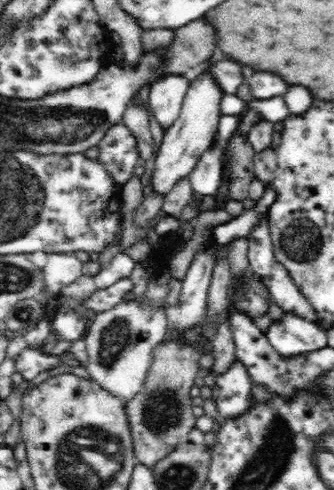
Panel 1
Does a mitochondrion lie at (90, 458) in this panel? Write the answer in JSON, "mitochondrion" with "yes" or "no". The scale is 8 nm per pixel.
{"mitochondrion":"yes"}

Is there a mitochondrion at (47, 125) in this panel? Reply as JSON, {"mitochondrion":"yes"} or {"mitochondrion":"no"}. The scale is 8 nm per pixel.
{"mitochondrion":"yes"}

